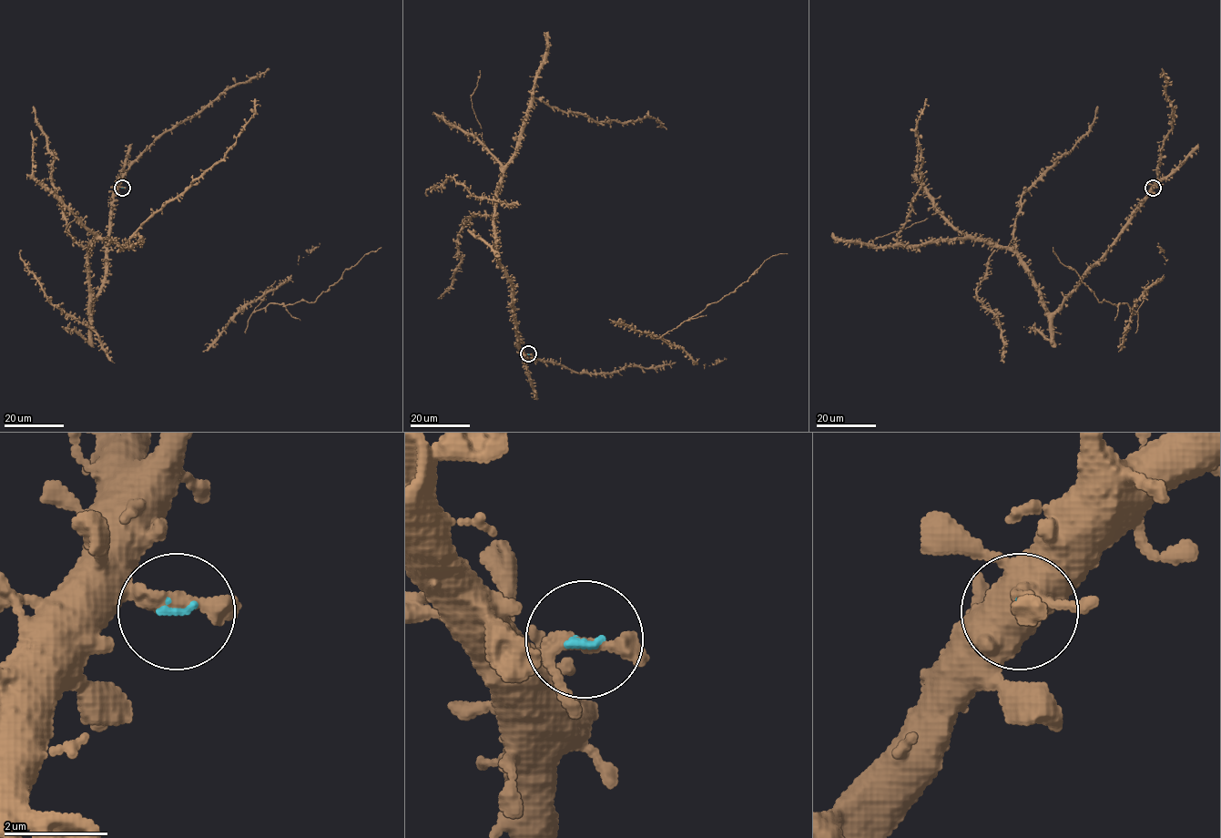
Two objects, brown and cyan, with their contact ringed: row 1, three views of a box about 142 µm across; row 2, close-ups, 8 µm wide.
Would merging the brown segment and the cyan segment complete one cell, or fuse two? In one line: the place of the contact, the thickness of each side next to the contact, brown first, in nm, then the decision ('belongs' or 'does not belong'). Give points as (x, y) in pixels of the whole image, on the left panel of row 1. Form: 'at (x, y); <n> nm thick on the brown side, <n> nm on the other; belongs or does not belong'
at (122, 188); 240 nm thick on the brown side, 100 nm on the other; belongs

